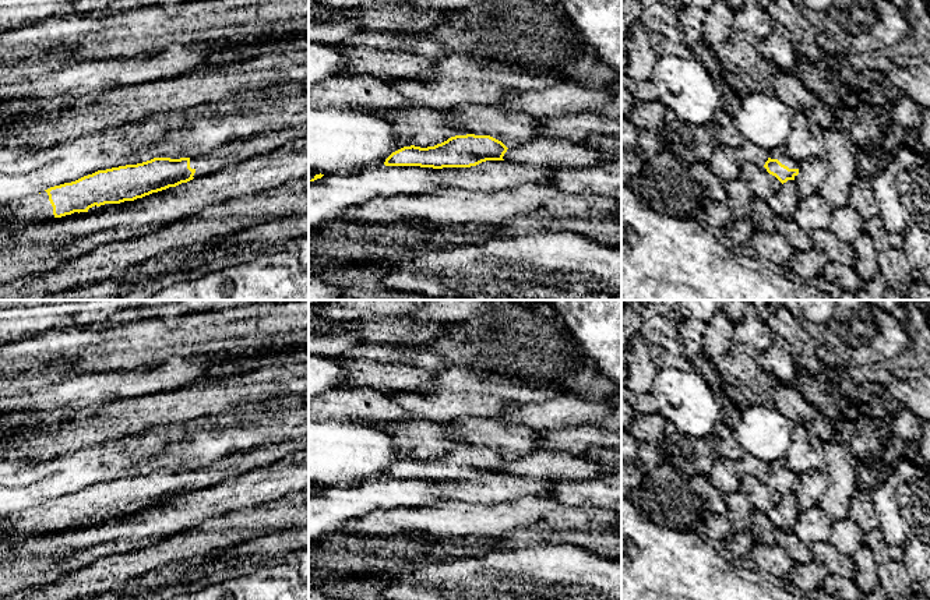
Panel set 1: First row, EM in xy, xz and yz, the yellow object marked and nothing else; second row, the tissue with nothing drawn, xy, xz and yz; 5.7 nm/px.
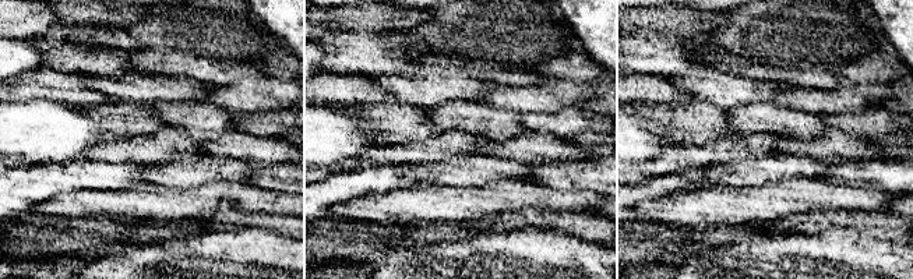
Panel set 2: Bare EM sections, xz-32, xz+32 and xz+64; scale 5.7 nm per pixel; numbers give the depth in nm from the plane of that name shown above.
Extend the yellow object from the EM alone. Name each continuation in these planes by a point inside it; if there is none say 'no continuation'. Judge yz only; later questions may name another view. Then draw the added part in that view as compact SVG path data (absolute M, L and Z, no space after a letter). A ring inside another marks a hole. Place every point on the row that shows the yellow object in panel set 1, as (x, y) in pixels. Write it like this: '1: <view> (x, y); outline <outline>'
1: yz (779, 154); outline M776 148L769 151L768 158L778 159L782 165L788 166L789 169L799 169L799 163L795 162L786 152L786 148Z

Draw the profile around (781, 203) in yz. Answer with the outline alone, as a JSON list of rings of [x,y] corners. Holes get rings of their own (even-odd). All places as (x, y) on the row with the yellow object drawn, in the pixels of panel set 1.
[[[796,181],[783,183],[776,194],[767,198],[767,202],[775,215],[792,216],[799,202]]]

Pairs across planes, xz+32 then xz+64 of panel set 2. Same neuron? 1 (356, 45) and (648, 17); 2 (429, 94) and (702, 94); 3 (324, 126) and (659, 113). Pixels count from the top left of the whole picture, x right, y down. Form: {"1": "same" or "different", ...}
{"1": "different", "2": "same", "3": "different"}

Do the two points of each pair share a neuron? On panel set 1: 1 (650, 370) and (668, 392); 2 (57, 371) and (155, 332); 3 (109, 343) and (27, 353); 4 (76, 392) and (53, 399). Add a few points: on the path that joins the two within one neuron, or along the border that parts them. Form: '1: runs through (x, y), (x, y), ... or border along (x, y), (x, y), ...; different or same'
1: border along (666, 367), (657, 374), (650, 391); different
2: border along (42, 364), (73, 363), (81, 373); different
3: runs through (88, 346), (48, 348); same
4: runs through (70, 394), (59, 396); same

